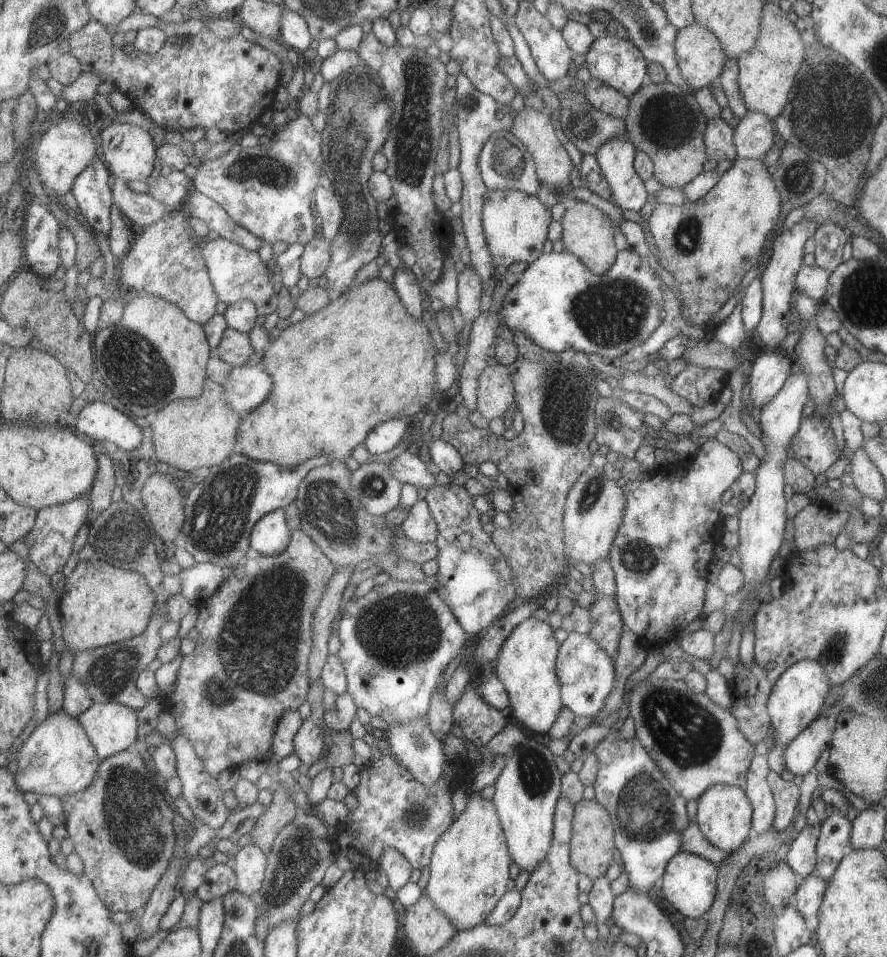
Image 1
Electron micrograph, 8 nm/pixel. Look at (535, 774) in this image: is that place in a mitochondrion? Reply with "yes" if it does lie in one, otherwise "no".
yes

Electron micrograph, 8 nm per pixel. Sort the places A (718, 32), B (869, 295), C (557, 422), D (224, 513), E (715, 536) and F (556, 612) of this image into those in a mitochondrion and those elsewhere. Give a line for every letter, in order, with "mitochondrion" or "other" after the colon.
A: other
B: mitochondrion
C: mitochondrion
D: mitochondrion
E: other
F: other

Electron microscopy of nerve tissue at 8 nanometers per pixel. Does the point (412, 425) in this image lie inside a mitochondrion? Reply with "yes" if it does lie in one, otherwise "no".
no

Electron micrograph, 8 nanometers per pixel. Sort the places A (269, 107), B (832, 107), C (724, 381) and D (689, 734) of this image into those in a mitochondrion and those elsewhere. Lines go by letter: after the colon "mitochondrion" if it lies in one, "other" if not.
A: other
B: mitochondrion
C: other
D: mitochondrion

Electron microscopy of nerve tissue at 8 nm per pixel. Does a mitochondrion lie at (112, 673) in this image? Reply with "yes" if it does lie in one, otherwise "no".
yes

